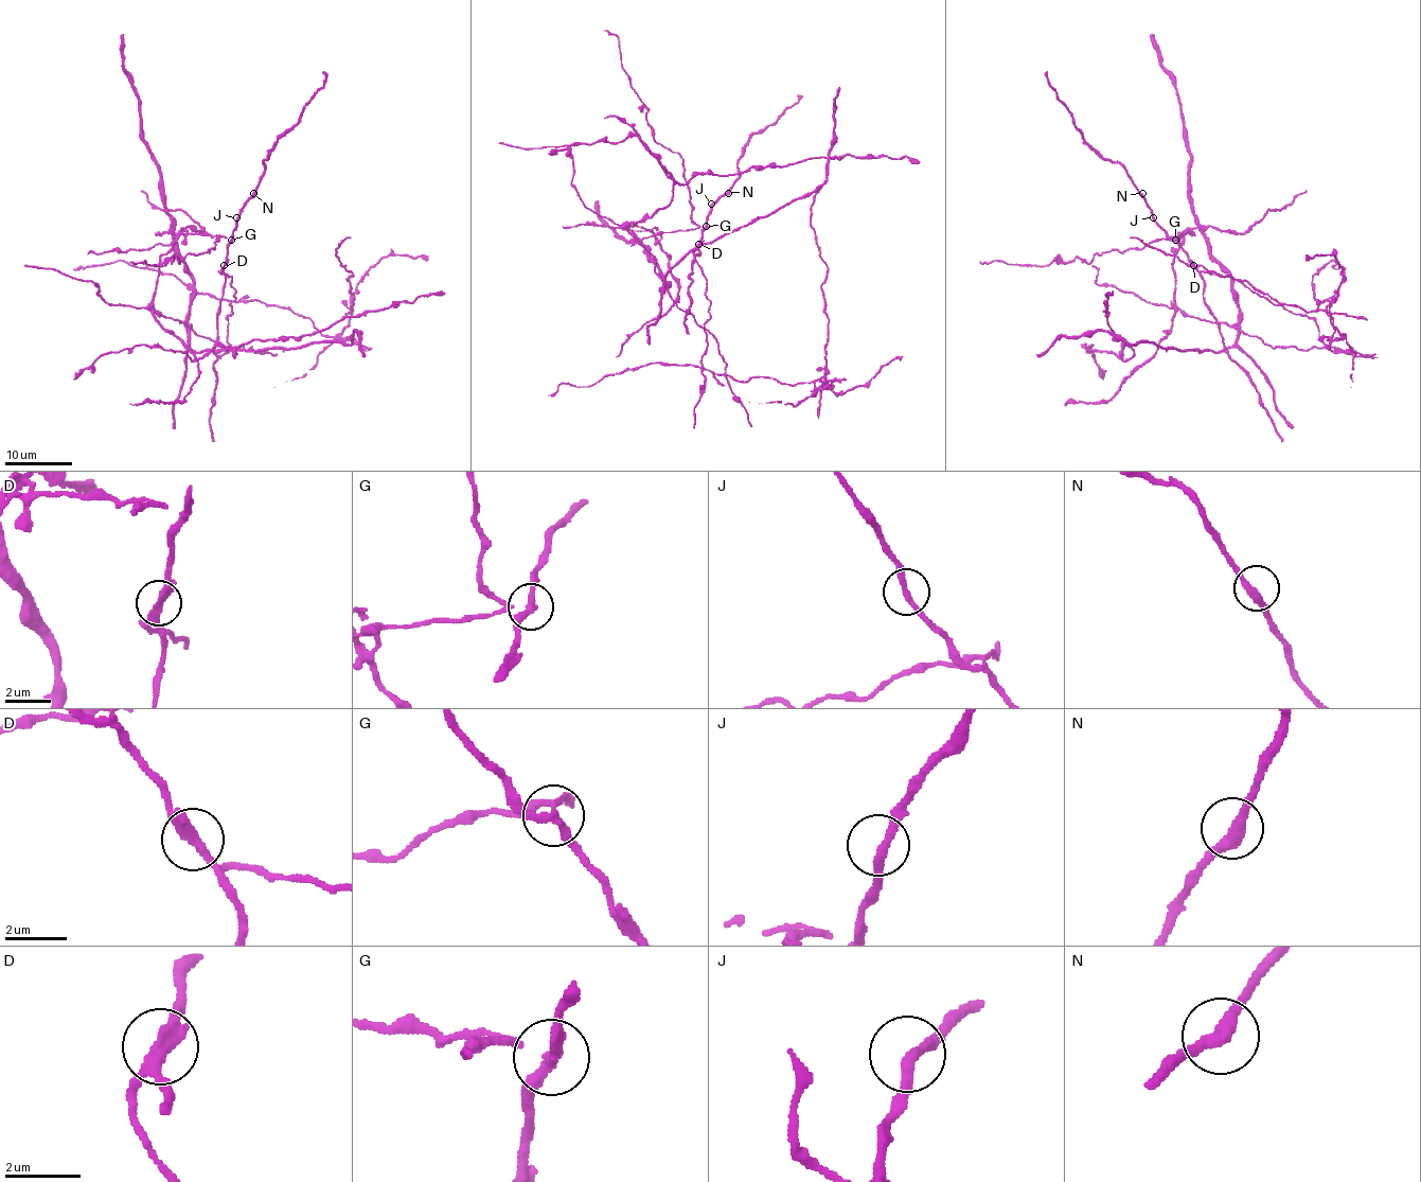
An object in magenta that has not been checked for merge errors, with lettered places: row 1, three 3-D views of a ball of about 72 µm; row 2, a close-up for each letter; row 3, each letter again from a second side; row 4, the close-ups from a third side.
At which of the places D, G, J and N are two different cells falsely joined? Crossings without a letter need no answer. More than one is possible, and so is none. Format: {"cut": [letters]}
{"cut": ["D", "G"]}

